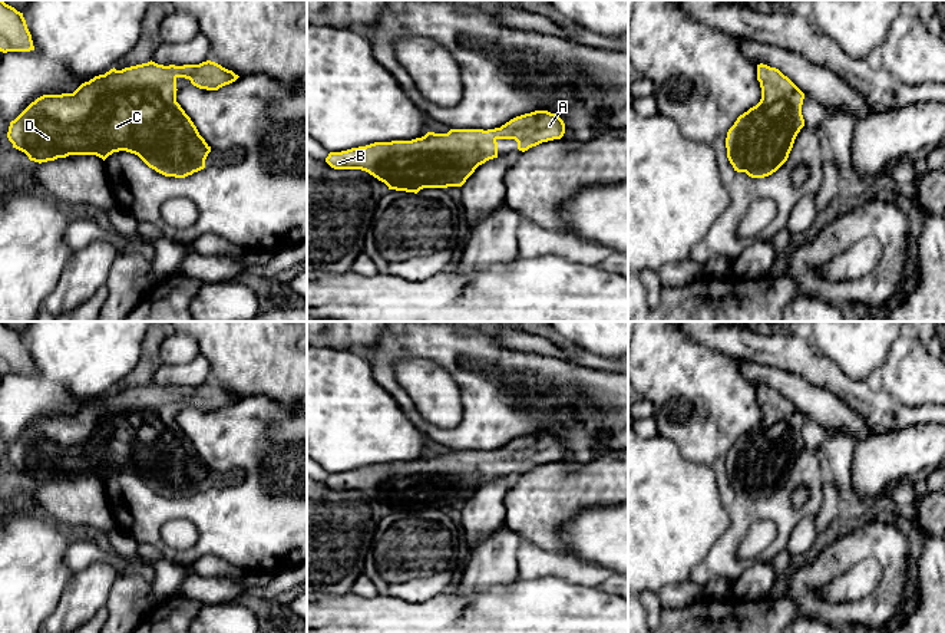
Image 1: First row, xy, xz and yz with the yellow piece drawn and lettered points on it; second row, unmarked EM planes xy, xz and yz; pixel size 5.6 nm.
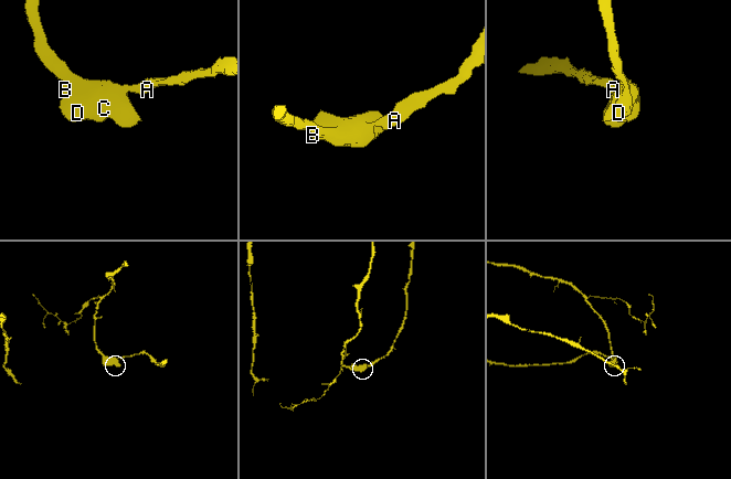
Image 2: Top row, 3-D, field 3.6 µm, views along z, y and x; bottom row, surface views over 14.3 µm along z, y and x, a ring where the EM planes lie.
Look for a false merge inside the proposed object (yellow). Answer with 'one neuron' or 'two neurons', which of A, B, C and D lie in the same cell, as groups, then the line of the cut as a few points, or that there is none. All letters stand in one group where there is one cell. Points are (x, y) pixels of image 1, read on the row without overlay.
one neuron; groups A B C D; cut none

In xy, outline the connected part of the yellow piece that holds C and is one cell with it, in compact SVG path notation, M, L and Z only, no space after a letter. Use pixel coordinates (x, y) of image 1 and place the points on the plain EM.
M151 382L122 392L113 389L73 415L37 419L10 444L7 459L13 469L39 485L69 477L96 477L105 482L113 474L126 472L165 498L185 500L205 489L211 468L176 423L178 399L189 400L199 411L218 412L239 398L211 382L184 388Z

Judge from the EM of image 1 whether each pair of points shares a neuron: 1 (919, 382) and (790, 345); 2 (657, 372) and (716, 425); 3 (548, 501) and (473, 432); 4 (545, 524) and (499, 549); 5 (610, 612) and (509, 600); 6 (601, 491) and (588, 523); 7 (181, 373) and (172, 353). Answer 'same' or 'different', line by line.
1: different
2: same
3: different
4: different
5: same
6: different
7: different

